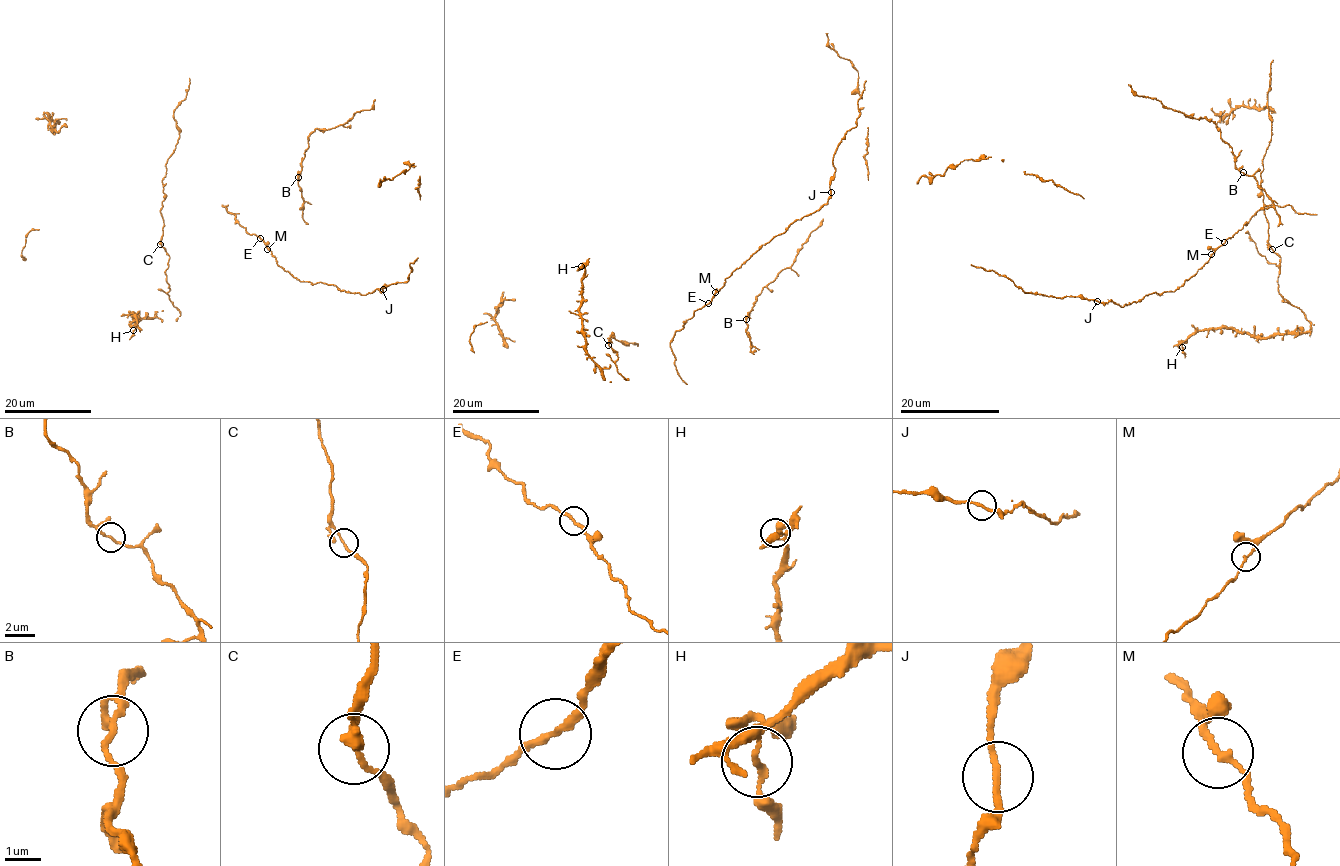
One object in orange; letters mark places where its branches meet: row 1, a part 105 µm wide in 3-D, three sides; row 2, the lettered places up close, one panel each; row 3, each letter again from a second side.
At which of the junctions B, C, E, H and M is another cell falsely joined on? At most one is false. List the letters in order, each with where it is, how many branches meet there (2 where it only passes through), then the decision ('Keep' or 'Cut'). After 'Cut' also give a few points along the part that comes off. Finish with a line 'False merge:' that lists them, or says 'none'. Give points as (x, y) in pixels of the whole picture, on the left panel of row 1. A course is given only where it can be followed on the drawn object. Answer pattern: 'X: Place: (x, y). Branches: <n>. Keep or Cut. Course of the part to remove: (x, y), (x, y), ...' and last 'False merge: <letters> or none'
B: Place: (298, 177). Branches: 2. Keep
C: Place: (160, 244). Branches: 2. Keep
E: Place: (260, 238). Branches: 2. Keep
H: Place: (133, 330). Branches: 2. Keep
M: Place: (267, 249). Branches: 2. Keep
False merge: none

